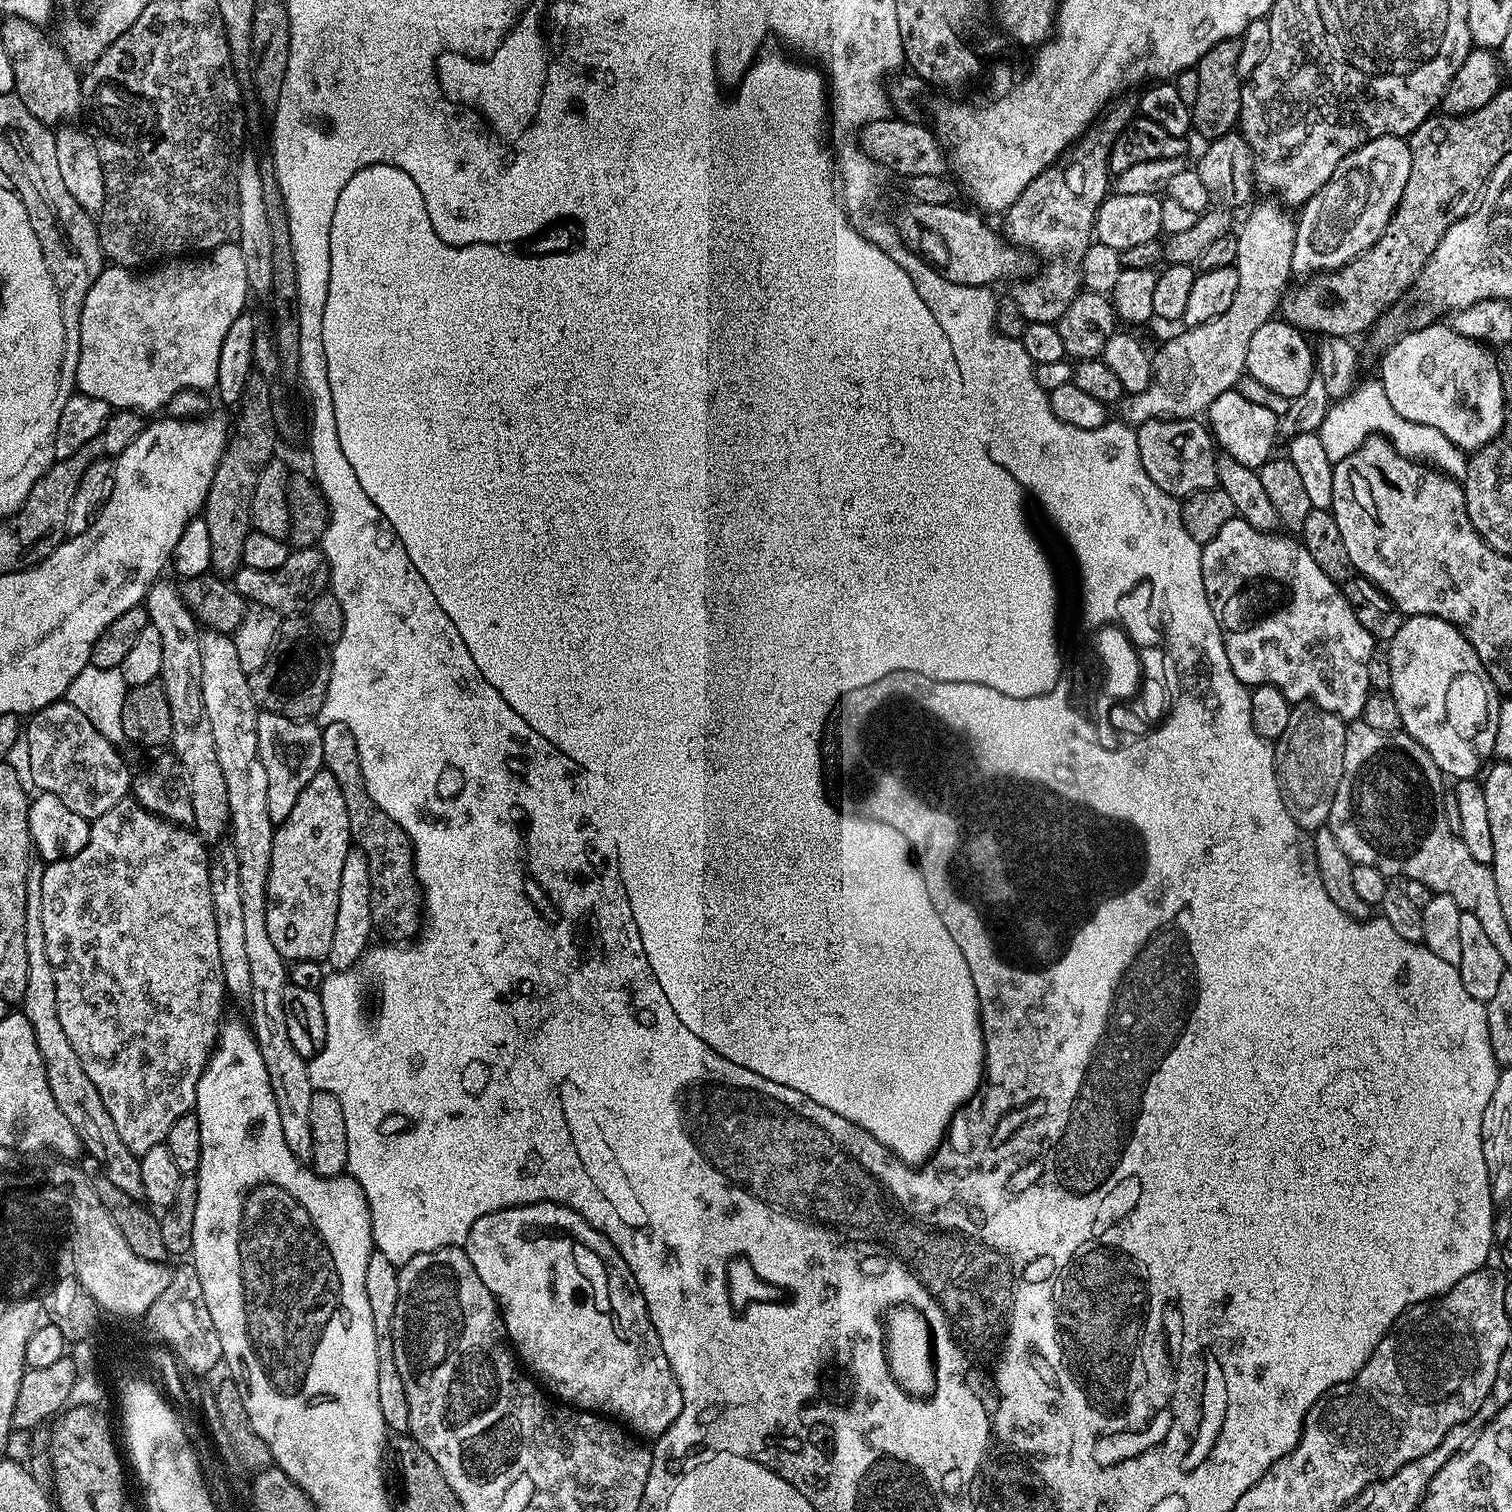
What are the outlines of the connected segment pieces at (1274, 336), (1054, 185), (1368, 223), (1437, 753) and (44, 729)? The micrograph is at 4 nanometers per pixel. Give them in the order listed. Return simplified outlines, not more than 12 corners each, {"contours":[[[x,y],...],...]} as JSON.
{"contours":[[[1283,318],[1250,338],[1247,375],[1289,398],[1314,375],[1314,348]],[[1115,99],[1003,217],[1040,259],[1014,293],[1055,324],[1110,192],[1108,159],[1138,110]],[[1402,136],[1338,162],[1299,209],[1300,278],[1335,272],[1386,230],[1410,178]],[[1437,616],[1387,645],[1400,727],[1445,777],[1495,753],[1502,699]],[[61,698],[31,713],[40,792],[89,822],[129,795],[121,749]]]}

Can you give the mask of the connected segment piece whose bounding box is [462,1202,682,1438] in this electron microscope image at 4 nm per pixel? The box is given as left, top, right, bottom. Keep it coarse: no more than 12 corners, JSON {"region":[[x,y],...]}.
{"region":[[563,1204],[462,1245],[557,1401],[661,1436],[682,1392],[620,1251]]}

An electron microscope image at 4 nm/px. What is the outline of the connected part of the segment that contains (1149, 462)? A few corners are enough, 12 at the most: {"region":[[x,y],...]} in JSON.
{"region":[[1199,419],[1148,420],[1138,458],[1154,486],[1217,487],[1218,445]]}

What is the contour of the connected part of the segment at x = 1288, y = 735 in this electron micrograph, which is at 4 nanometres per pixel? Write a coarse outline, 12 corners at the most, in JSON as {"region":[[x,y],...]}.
{"region":[[1300,702],[1274,742],[1282,802],[1309,834],[1342,782],[1348,724]]}

